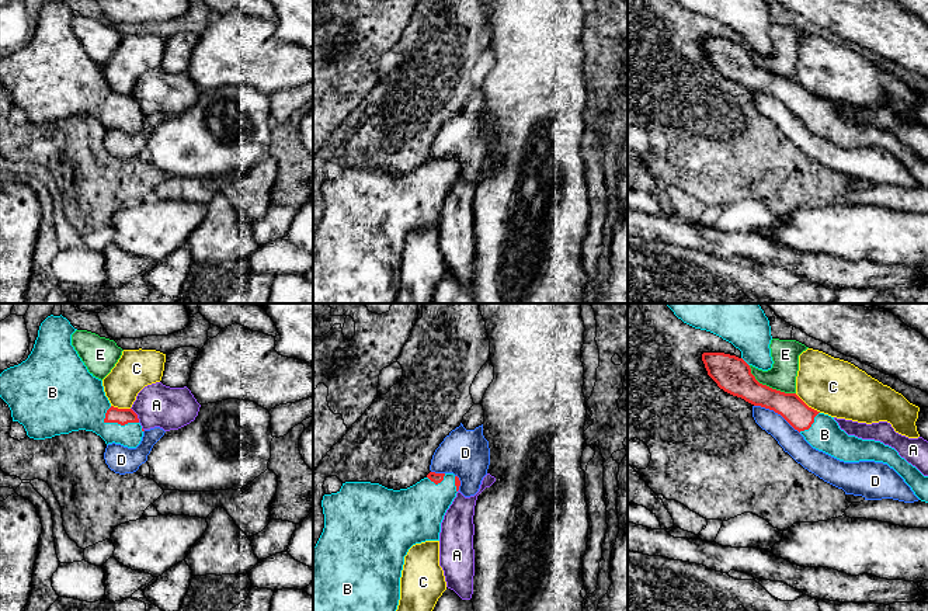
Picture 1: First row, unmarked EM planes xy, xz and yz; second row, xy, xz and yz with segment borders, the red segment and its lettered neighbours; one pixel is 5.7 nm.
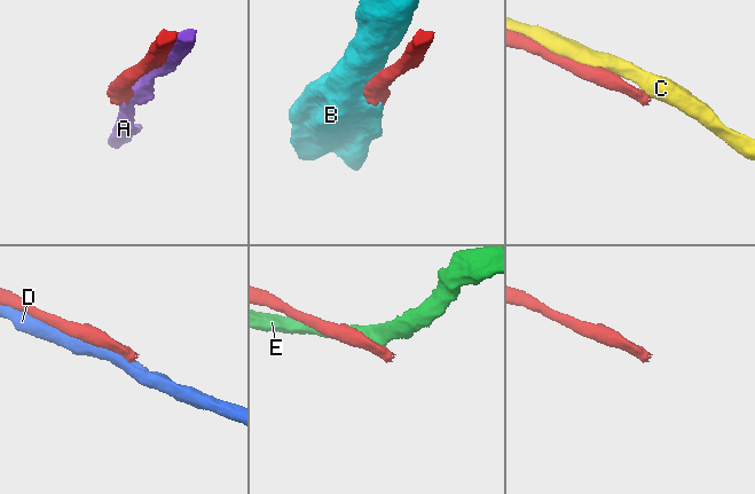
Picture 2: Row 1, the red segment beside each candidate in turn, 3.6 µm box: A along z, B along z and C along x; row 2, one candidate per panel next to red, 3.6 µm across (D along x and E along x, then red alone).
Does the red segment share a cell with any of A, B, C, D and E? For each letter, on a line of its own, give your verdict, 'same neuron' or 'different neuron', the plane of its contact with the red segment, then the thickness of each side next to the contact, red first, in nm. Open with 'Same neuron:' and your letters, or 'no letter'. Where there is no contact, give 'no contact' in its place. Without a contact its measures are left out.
Same neuron: B
A: different neuron; meets red in xy; 100 nm thick on the red side, 240 nm on the other
B: same neuron; meets red in xy; 100 nm thick on the red side, 280 nm on the other
C: different neuron; meets red in yz; 150 nm thick on the red side, 320 nm on the other
D: different neuron; meets red in yz; 160 nm thick on the red side, 140 nm on the other
E: different neuron; meets red in yz; 200 nm thick on the red side, 160 nm on the other

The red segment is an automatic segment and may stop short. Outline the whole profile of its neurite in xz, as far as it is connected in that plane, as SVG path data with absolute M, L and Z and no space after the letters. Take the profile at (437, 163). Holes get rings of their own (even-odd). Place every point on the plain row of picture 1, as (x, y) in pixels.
M430 157L407 174L345 167L337 178L324 180L324 213L313 233L313 303L396 303L404 242L416 229L439 226L441 208L459 171L460 166L453 159Z

